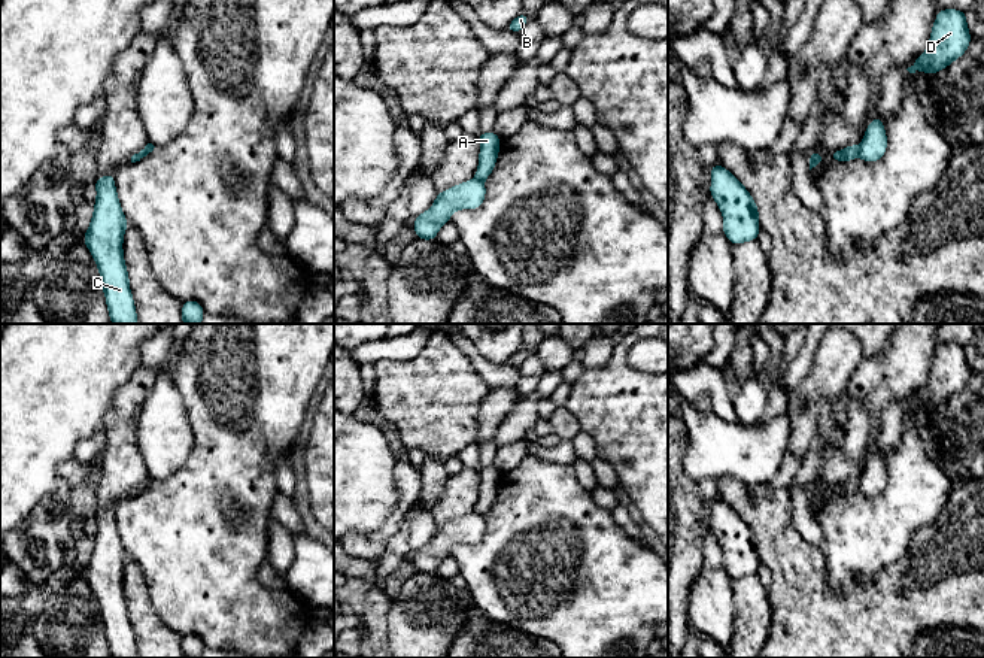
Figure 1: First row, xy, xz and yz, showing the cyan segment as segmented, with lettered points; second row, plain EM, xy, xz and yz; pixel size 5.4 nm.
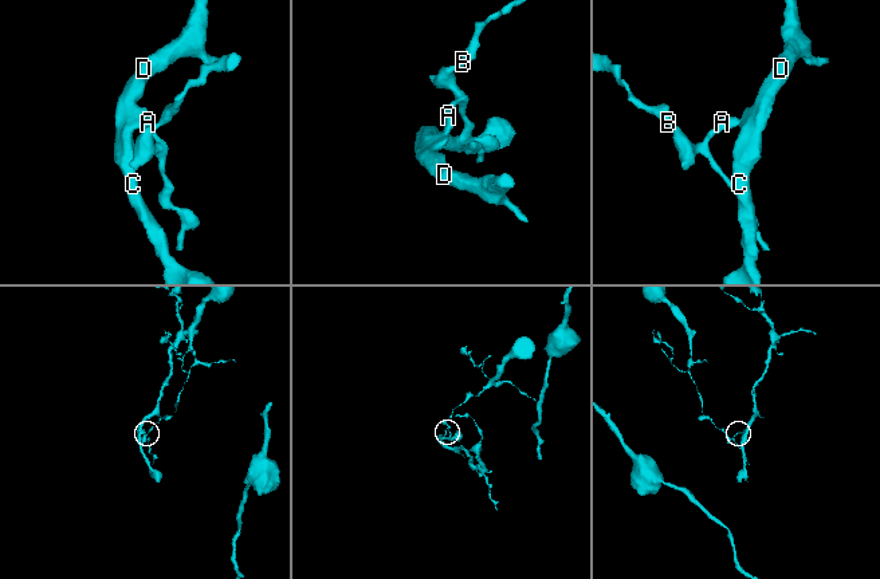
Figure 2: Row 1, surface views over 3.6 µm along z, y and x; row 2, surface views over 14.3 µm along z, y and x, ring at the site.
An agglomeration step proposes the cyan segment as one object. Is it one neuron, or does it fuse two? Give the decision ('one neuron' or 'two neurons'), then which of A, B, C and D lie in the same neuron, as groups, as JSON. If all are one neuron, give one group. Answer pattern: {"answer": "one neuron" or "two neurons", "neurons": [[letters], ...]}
{"answer": "two neurons", "neurons": [["A", "B"], ["C", "D"]]}

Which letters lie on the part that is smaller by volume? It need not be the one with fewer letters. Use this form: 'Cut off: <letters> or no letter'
Cut off: C, D

